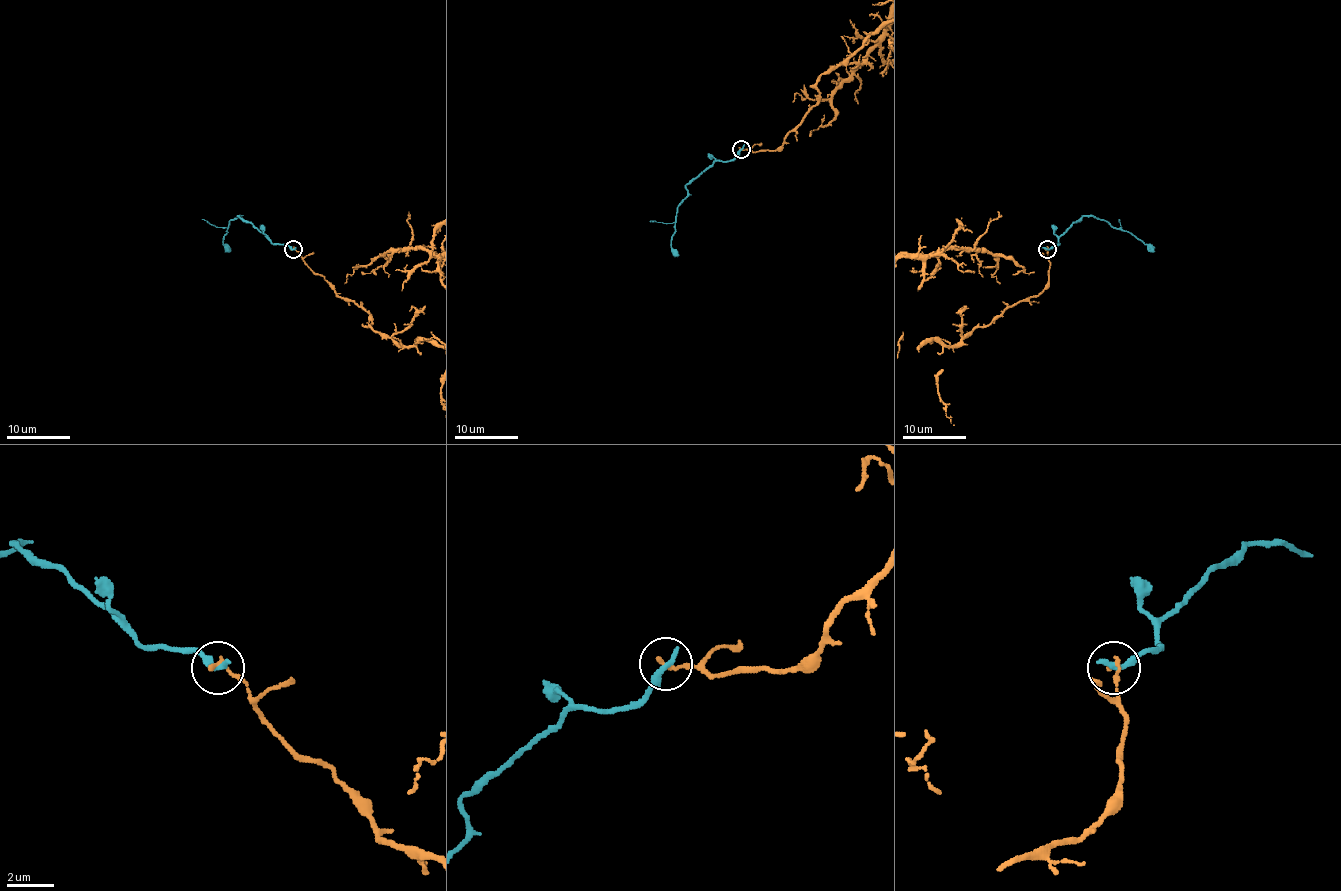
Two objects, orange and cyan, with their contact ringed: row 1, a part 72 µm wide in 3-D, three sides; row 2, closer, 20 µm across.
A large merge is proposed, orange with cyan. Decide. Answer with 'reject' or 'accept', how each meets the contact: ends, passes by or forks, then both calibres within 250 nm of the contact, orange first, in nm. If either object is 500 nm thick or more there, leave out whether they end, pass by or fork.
reject; orange ends there; cyan ends there; 200 nm thick on the orange side, 320 nm on the other

